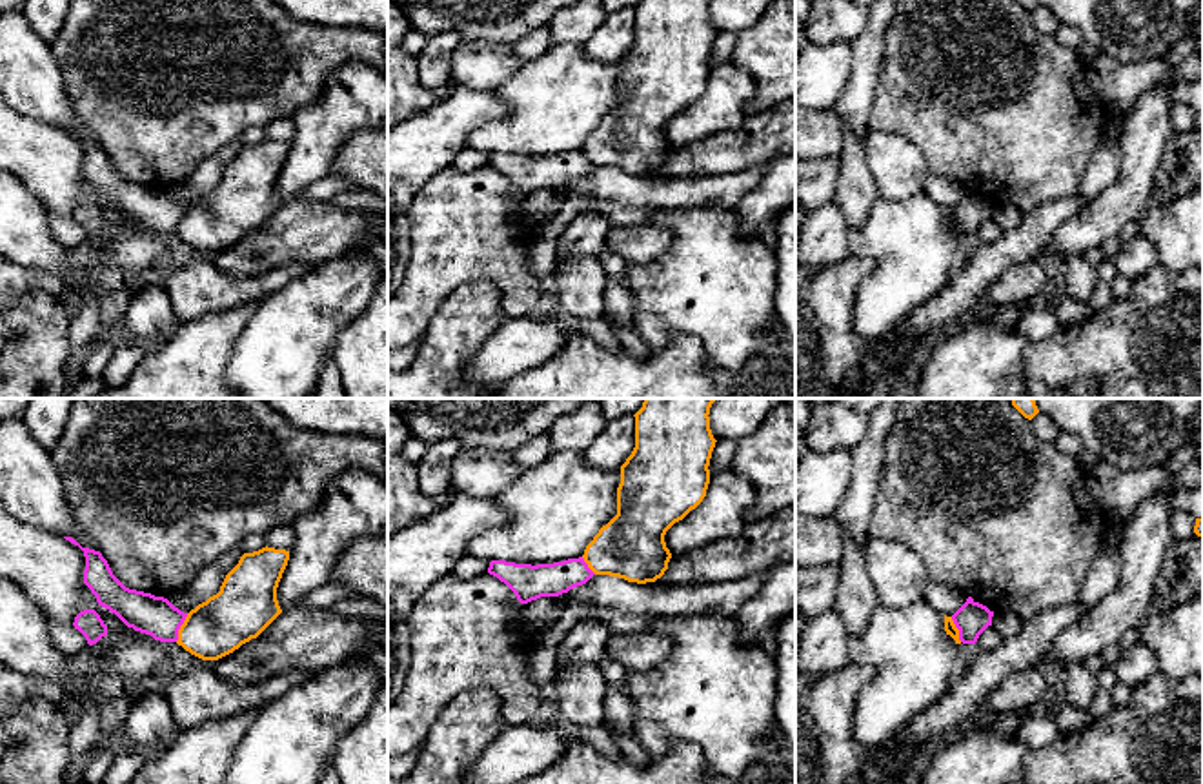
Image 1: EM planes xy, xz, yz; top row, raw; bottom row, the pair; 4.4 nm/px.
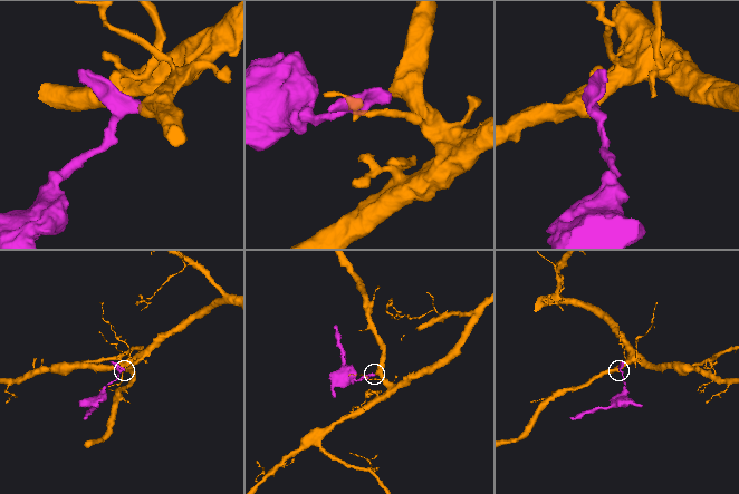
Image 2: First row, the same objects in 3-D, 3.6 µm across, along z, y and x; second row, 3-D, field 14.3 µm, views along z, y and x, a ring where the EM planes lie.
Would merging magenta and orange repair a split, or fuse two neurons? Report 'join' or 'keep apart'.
keep apart

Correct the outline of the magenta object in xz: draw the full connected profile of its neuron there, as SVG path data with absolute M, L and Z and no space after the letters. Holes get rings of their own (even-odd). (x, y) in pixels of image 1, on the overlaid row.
M582 557L537 566L491 560L488 573L504 582L521 604L541 597L559 597L595 575Z

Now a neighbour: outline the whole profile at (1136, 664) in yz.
M1137 640L1134 646L1123 649L1112 668L1117 680L1128 688L1147 682L1159 671L1158 655L1143 640Z

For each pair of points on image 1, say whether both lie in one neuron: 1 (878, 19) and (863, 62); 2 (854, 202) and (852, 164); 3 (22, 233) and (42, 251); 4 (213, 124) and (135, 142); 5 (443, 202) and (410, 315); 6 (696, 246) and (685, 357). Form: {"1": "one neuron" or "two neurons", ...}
{"1": "one neuron", "2": "one neuron", "3": "one neuron", "4": "one neuron", "5": "one neuron", "6": "two neurons"}

